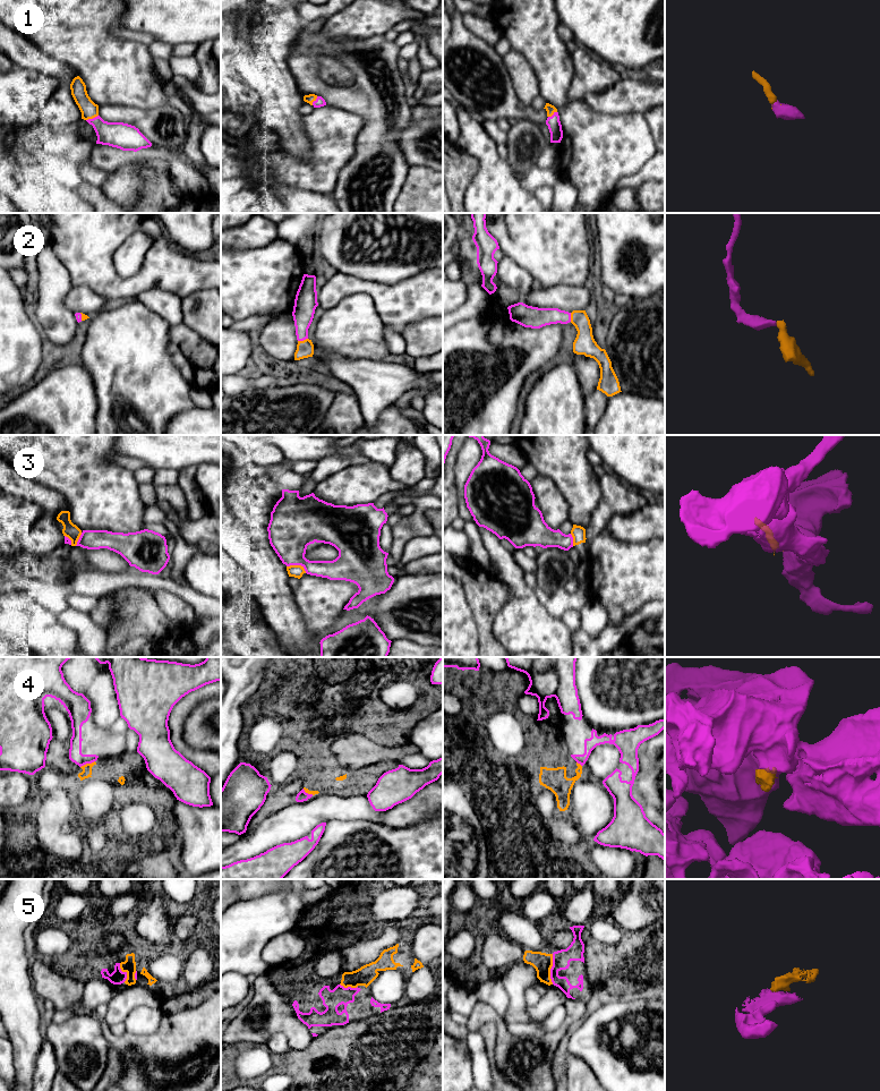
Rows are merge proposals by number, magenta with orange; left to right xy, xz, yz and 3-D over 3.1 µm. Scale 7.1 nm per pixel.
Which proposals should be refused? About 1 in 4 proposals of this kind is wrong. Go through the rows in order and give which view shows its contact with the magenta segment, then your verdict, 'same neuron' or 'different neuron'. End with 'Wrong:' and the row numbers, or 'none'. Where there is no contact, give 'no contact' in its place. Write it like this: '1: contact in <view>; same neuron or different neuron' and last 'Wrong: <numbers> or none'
1: contact in xy; same neuron
2: contact in xz; same neuron
3: contact in xz; different neuron
4: contact in xy; different neuron
5: contact in yz; same neuron
Wrong: 3, 4

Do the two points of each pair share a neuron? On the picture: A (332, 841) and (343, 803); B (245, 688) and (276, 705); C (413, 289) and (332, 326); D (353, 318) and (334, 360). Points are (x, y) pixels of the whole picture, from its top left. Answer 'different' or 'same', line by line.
A: different
B: different
C: different
D: different

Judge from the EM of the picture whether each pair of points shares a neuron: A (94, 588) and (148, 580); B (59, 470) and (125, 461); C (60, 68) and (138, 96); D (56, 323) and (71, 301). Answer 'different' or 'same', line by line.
A: same
B: different
C: different
D: different

